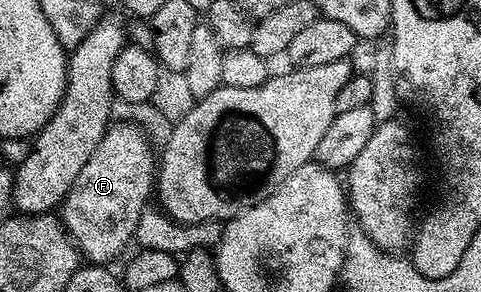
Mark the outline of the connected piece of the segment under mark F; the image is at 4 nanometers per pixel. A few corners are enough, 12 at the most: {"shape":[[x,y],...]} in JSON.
{"shape":[[115,121],[60,207],[90,264],[139,233],[156,186],[151,139]]}

